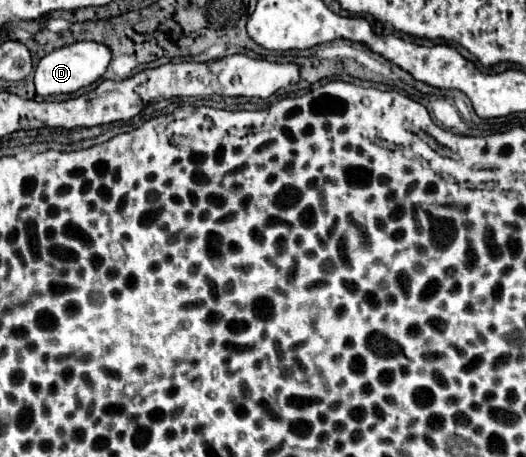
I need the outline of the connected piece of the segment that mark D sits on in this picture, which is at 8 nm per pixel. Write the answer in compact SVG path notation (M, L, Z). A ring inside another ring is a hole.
M75 42L71 46L63 46L59 50L49 52L45 58L39 60L35 70L35 90L39 96L53 96L53 94L73 94L79 88L95 84L103 72L107 70L111 60L111 52L107 46L97 42Z

